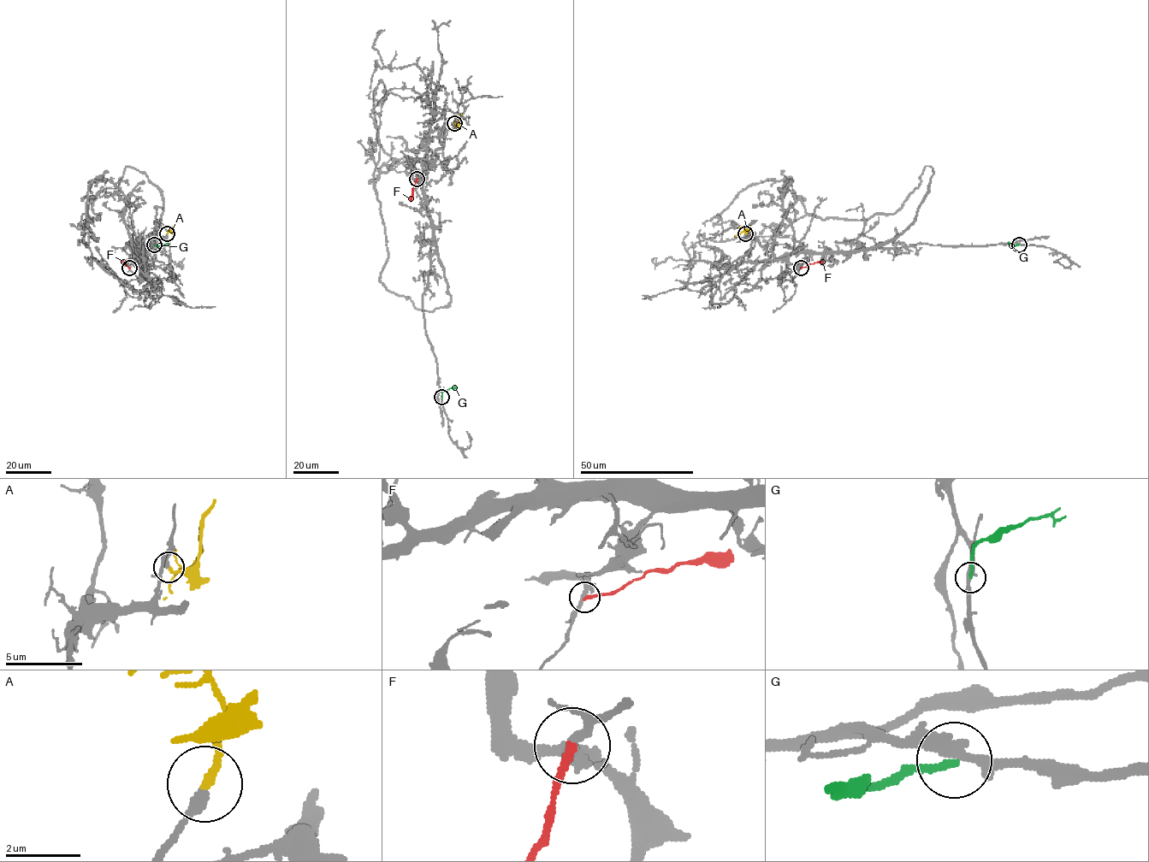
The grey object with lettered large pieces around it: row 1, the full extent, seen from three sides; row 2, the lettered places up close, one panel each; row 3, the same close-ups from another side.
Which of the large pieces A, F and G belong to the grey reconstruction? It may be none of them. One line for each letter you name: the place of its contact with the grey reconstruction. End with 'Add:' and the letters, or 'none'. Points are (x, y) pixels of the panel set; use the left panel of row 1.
A: meets grey at (167, 233)
Add: A

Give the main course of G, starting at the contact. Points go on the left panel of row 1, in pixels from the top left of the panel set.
G: (155, 245), (162, 245), (168, 241)

